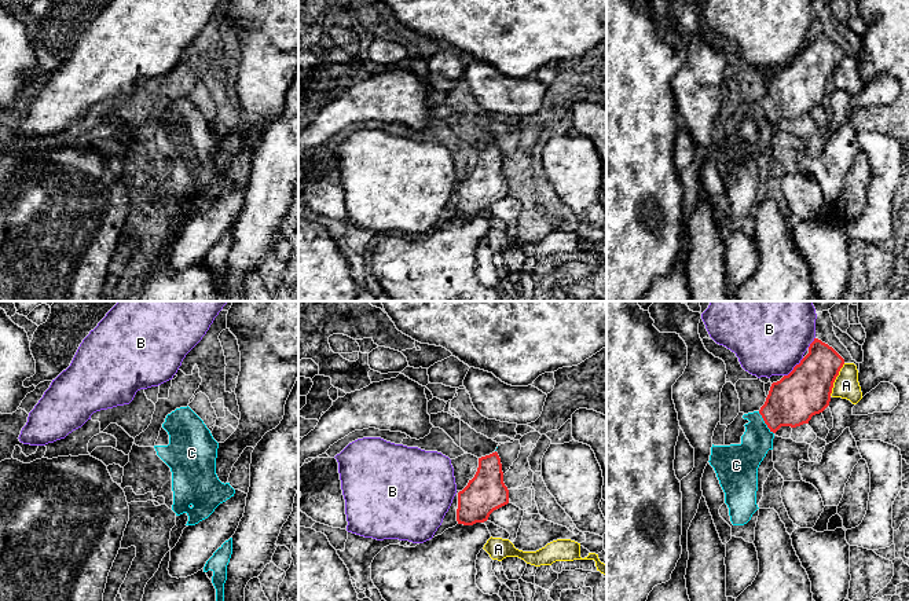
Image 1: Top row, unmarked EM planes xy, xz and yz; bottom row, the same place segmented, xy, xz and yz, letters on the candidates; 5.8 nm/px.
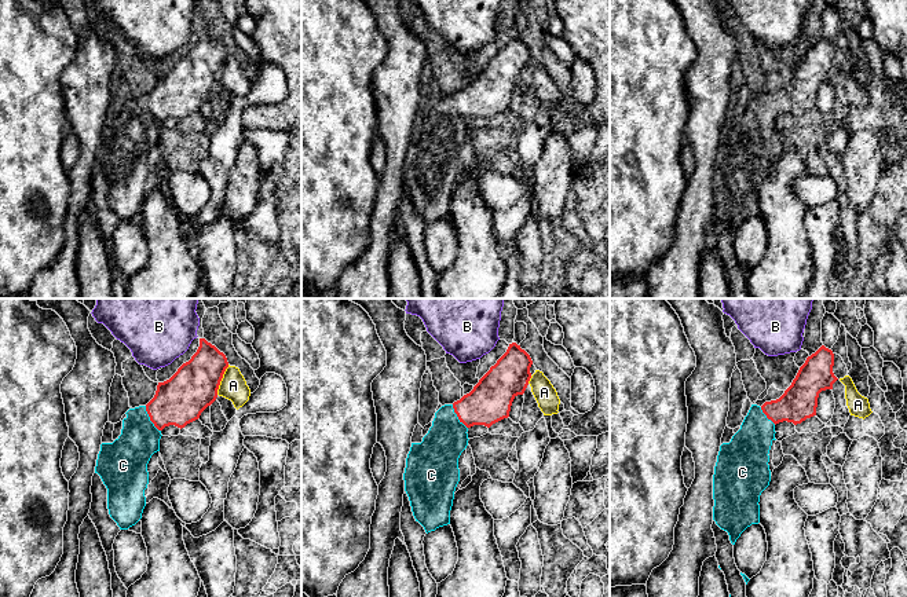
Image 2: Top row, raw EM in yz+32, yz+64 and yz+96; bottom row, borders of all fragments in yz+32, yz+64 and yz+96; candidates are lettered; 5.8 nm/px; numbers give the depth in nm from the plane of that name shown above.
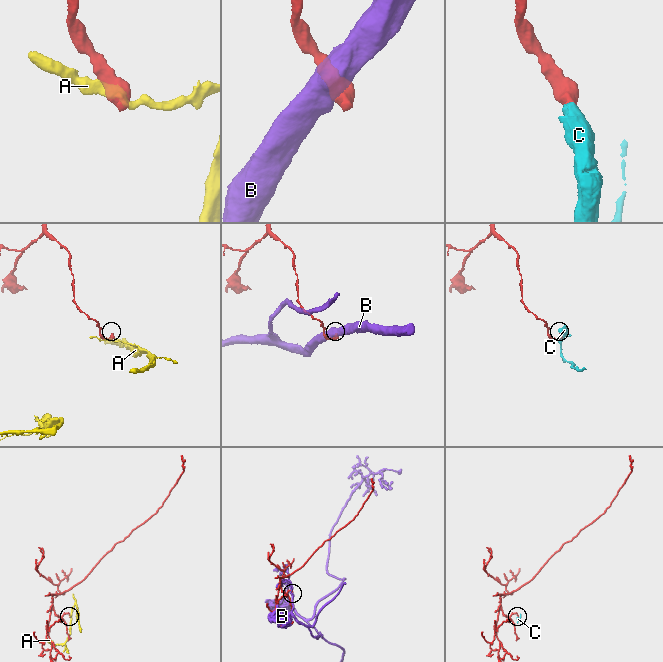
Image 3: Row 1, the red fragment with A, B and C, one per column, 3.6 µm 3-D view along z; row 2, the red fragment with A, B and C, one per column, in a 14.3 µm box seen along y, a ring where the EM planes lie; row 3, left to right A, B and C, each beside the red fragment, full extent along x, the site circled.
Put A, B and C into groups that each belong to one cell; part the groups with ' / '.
A / B / C

